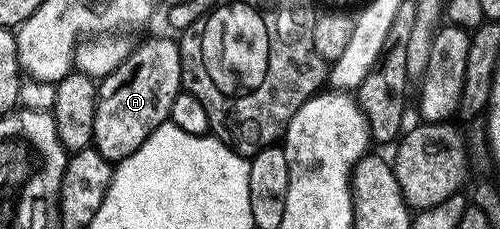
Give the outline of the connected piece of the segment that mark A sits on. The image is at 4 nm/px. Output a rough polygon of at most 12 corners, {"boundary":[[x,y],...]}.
{"boundary":[[148,39],[99,80],[92,145],[117,163],[169,120],[175,39]]}

